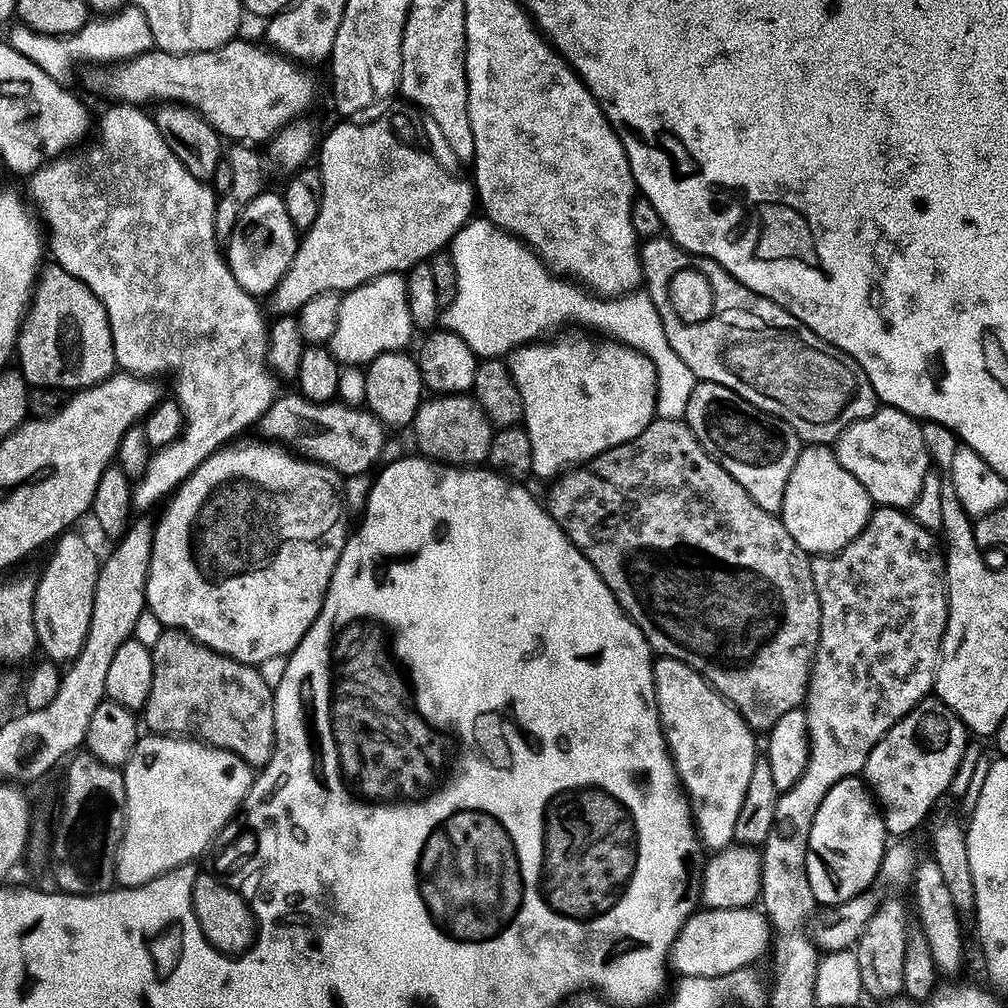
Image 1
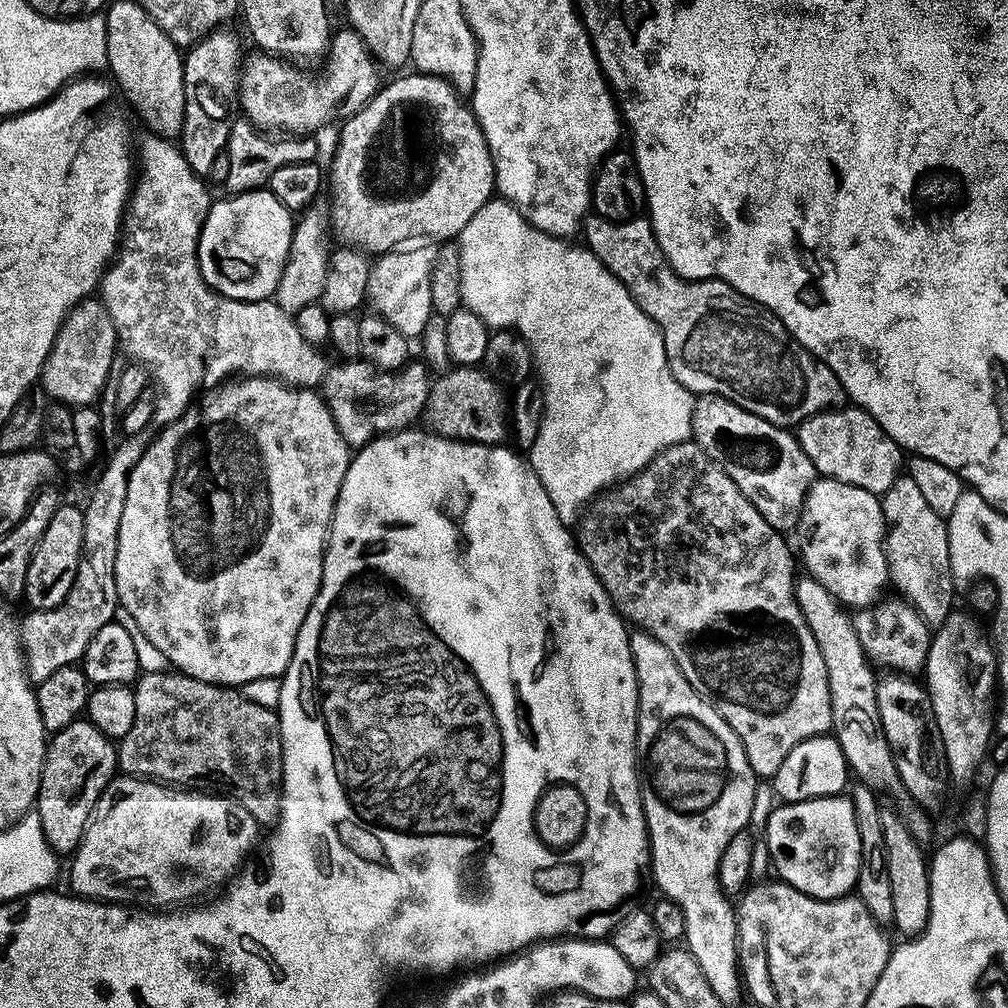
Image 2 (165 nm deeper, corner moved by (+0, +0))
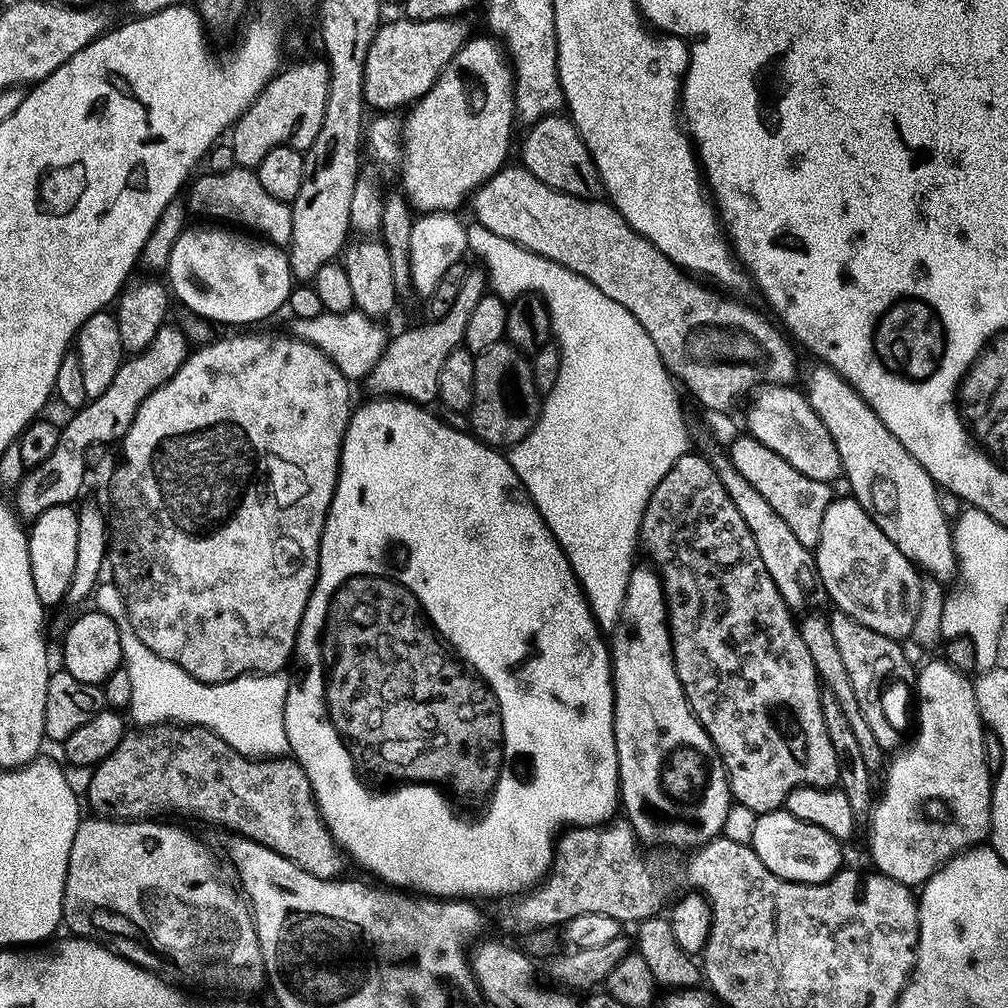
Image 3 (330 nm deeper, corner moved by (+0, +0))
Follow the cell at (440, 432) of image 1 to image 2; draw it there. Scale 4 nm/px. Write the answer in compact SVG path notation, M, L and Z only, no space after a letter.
M483 367L449 368L447 372L437 375L428 389L427 427L436 435L448 436L452 440L503 445L510 436L510 396L507 391L504 393L500 389L500 385L501 381Z

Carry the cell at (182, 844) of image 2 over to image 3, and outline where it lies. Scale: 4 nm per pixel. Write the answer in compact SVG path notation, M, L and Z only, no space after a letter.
M88 818L81 819L74 834L74 842L68 855L68 869L64 883L64 919L68 932L81 938L95 938L101 944L125 956L141 968L148 968L157 974L167 974L173 981L185 980L188 984L209 984L212 988L237 988L237 993L248 994L259 984L265 983L264 959L260 953L260 943L256 933L256 924L252 921L252 909L245 897L235 887L231 888L224 880L219 880L220 872L216 869L216 856L195 836L176 824L159 824L156 818Z

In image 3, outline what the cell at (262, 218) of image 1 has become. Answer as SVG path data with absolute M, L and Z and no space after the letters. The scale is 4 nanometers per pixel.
M228 226L208 227L212 228L185 227L174 242L166 269L171 293L176 298L178 296L194 315L200 316L196 318L208 322L217 320L220 324L248 324L254 320L264 320L279 308L283 309L288 303L288 293L294 287L286 271L285 253L277 245L255 235Z

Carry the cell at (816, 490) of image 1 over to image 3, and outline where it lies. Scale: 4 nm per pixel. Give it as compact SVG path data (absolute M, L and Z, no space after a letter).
M837 495L830 506L826 506L826 514L822 514L822 534L814 555L823 591L828 591L829 598L840 607L843 615L897 642L911 637L922 597L921 573L912 561L904 557L902 550L898 550L898 546L882 534L872 513L867 512L851 495Z

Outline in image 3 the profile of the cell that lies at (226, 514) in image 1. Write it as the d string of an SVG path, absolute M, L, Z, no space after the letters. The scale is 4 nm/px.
M248 332L248 333L246 333L246 334L245 334L245 336L224 336L224 337L222 337L222 338L221 338L221 340L216 340L216 341L214 341L214 342L213 342L213 344L208 344L208 345L206 345L206 346L205 346L205 348L200 348L200 349L198 349L198 350L197 350L197 352L196 352L196 349L195 349L195 351L193 351L193 352L192 352L192 353L191 353L191 355L189 355L189 357L188 357L188 359L187 359L187 360L185 360L185 361L184 361L184 365L182 365L182 366L181 366L181 368L180 368L180 369L179 369L179 370L177 370L177 372L175 372L175 373L174 373L174 374L173 374L173 376L172 376L172 377L171 377L171 378L170 378L170 379L169 379L169 380L168 380L168 381L167 381L167 382L165 382L165 384L163 384L163 385L162 385L162 386L158 386L158 390L154 390L154 391L153 391L153 392L152 392L152 393L150 393L150 394L149 394L149 395L148 395L148 397L146 397L146 399L144 399L144 401L143 401L143 402L142 402L142 406L141 406L141 407L140 407L140 409L139 409L139 410L138 410L138 414L137 414L137 415L136 415L136 417L135 417L135 418L134 418L134 422L133 422L133 423L132 423L132 425L131 425L131 426L130 426L130 430L129 430L129 431L128 431L128 433L126 433L126 435L124 435L124 439L123 439L123 441L122 441L122 447L124 447L124 457L122 457L122 458L121 458L121 460L120 460L120 465L118 465L118 466L117 466L117 468L116 468L116 473L114 473L114 474L113 474L113 476L112 476L112 508L113 508L113 510L114 510L114 511L116 511L116 517L114 517L114 516L112 516L112 517L111 517L111 520L110 520L110 539L109 539L109 542L108 542L108 546L107 546L107 561L106 561L106 564L107 564L107 567L108 567L108 568L109 568L109 569L110 569L110 568L111 568L111 567L112 567L112 576L113 576L113 578L112 578L112 577L111 577L111 579L112 579L112 580L113 580L113 581L114 581L114 584L115 584L115 587L117 587L117 588L119 588L119 590L120 590L120 592L121 592L121 594L123 594L123 596L124 596L124 601L125 601L125 602L126 602L126 606L127 606L127 607L128 607L128 620L129 620L129 621L130 621L130 624L131 624L131 627L132 627L132 628L133 628L133 629L135 629L135 631L137 631L137 632L139 632L139 633L140 633L140 635L141 635L141 637L142 637L142 639L143 639L143 641L144 641L144 643L146 643L146 644L149 644L149 646L150 646L150 647L152 647L152 650L153 650L153 652L155 652L155 653L156 653L156 655L157 655L157 656L161 656L161 657L162 657L162 658L166 658L166 659L167 659L167 660L169 660L169 661L170 661L170 662L174 662L174 663L175 663L175 664L177 664L177 665L178 665L178 666L182 666L182 670L186 670L186 674L190 674L190 675L191 675L191 676L193 676L193 677L194 677L194 678L198 678L198 679L199 679L199 680L200 680L200 681L201 681L201 682L202 682L202 683L204 683L204 684L217 684L217 683L218 683L218 682L222 682L222 681L223 681L223 680L233 680L233 679L234 679L234 677L235 677L235 676L236 676L236 675L238 675L238 674L276 674L276 673L279 673L279 672L280 672L280 671L281 671L281 669L283 669L283 668L280 668L280 667L282 667L282 666L283 666L283 664L284 664L284 663L286 663L286 662L287 662L287 660L288 660L288 663L289 663L289 661L291 661L291 660L292 660L292 659L293 659L293 656L294 656L294 653L295 653L295 651L296 651L296 636L297 636L297 634L298 634L298 633L299 633L299 632L300 632L300 623L301 623L301 622L302 622L302 618L303 618L303 617L304 617L304 615L305 615L305 614L306 614L306 606L307 606L307 605L308 605L308 603L309 603L309 602L310 602L310 598L311 598L311 597L312 597L312 591L313 591L313 590L314 590L314 586L315 586L315 585L316 585L316 575L317 575L317 574L318 574L318 573L320 573L320 539L321 539L321 538L322 538L322 534L323 534L323 533L324 533L324 523L325 523L325 522L326 522L326 518L327 518L327 517L328 517L328 511L329 511L329 510L330 510L330 506L331 506L331 505L332 505L332 499L333 499L333 498L334 498L334 490L335 490L335 489L336 489L336 480L337 480L337 479L338 479L338 477L339 477L339 476L340 476L340 451L341 451L341 450L342 450L342 446L343 446L343 445L344 445L344 431L346 431L346 430L347 430L347 428L348 428L348 422L349 422L349 419L350 419L350 407L349 407L349 408L348 408L348 387L350 387L350 381L349 381L349 379L348 379L348 377L346 377L346 376L343 376L343 375L342 375L342 373L341 373L341 372L340 372L340 371L339 371L339 370L338 370L338 366L337 366L337 365L336 365L336 363L334 363L334 362L333 362L333 361L332 361L332 359L330 359L330 357L329 357L329 356L328 356L328 355L327 355L327 354L325 354L325 353L324 353L324 352L320 352L320 351L319 351L319 350L317 350L317 349L316 349L316 347L314 347L314 345L312 345L312 344L307 344L307 343L306 343L306 342L305 342L305 341L304 341L304 340L302 340L302 339L300 339L300 337L299 337L299 336L297 336L297 335L295 335L295 334L289 334L289 336L283 336L283 334L282 334L282 333L280 333L280 332Z

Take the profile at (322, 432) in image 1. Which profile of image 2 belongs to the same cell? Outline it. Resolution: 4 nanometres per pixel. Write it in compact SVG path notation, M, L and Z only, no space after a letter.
M363 358L333 367L324 379L322 395L349 449L359 450L377 436L407 429L428 407L430 372L423 363L409 362L395 372L382 372Z

